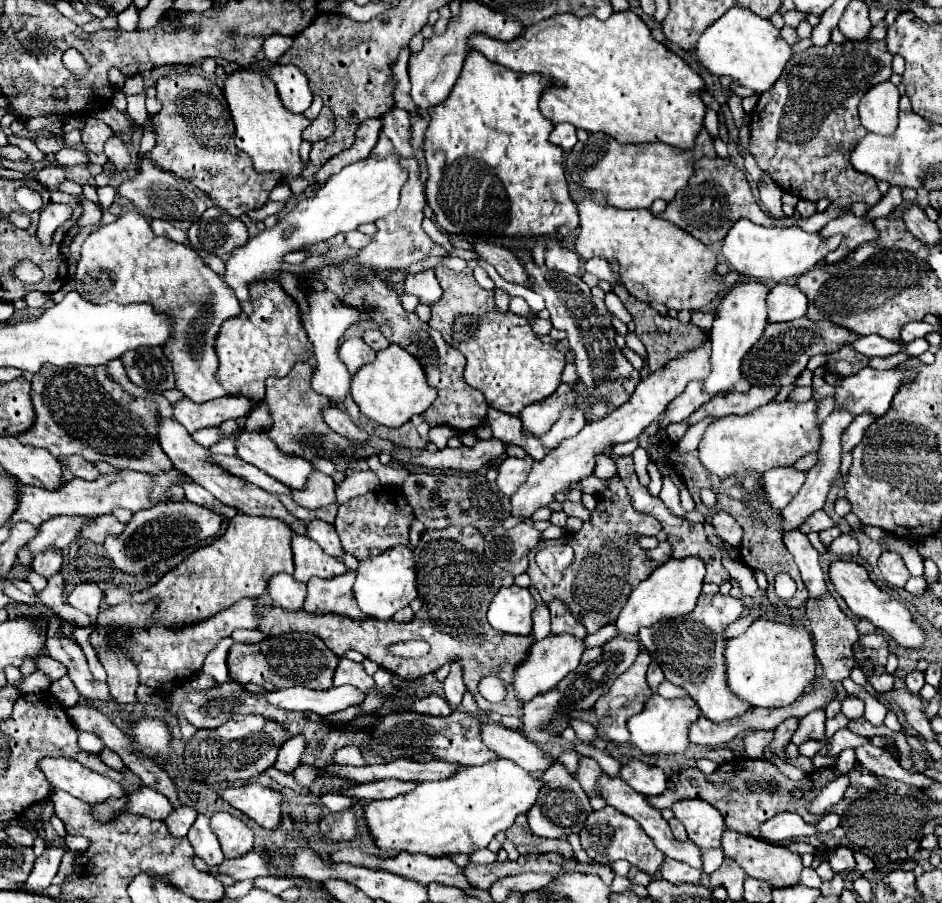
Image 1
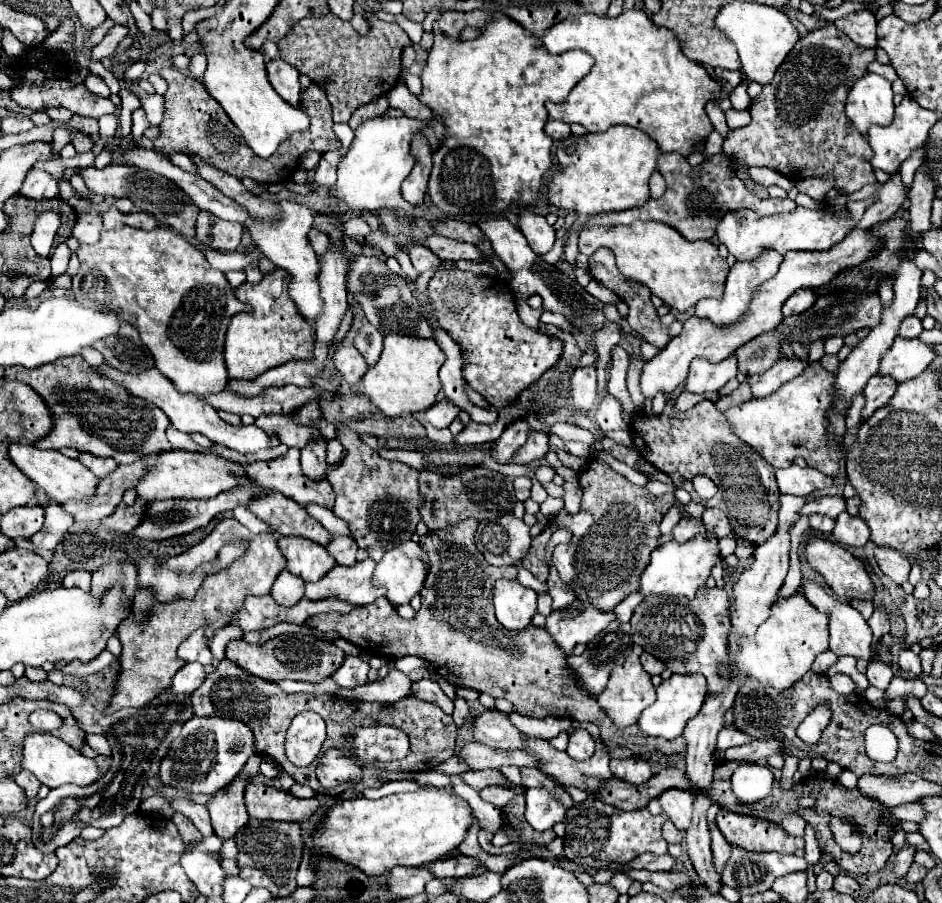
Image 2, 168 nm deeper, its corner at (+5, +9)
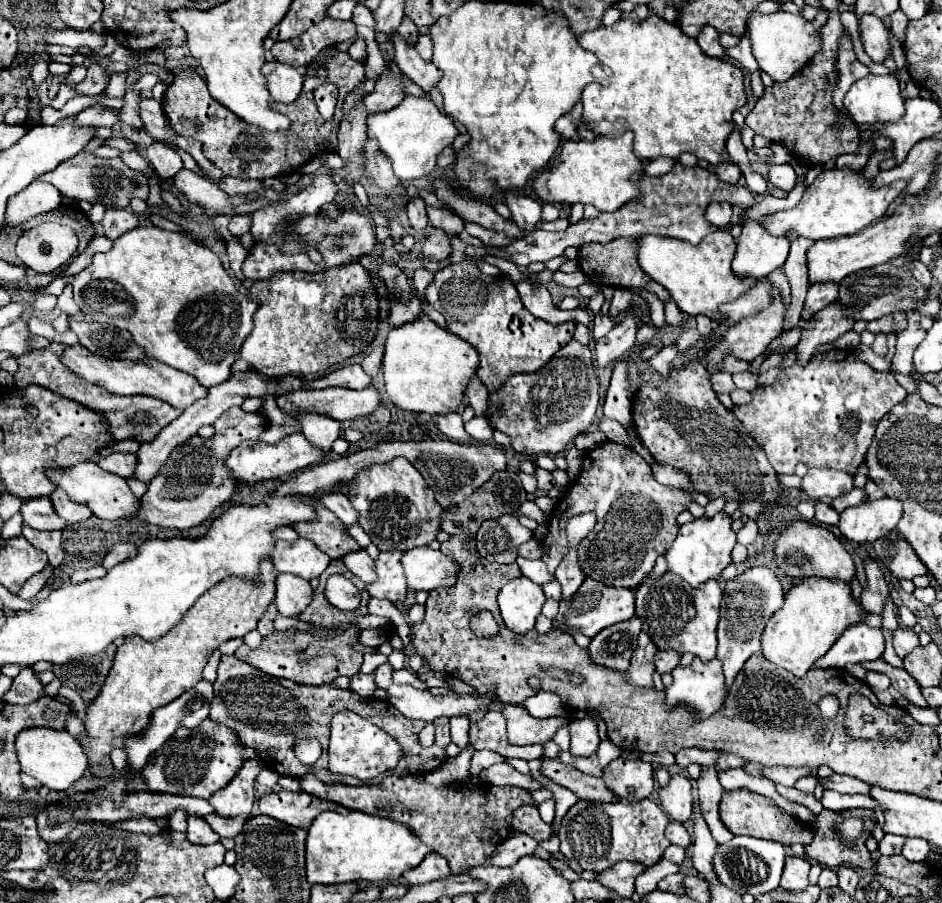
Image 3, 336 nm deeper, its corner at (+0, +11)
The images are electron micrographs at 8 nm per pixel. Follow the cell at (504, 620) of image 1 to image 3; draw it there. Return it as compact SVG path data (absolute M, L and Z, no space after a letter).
M527 577L511 579L499 593L501 617L513 633L527 633L535 627L537 615L545 603L543 589Z

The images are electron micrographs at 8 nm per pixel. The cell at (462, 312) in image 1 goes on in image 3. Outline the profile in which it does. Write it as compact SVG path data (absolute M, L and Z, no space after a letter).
M467 259L437 271L433 283L425 291L425 299L445 317L451 333L461 335L461 339L479 351L481 363L477 377L489 391L501 387L503 381L515 373L531 373L541 369L541 365L545 365L563 345L573 339L575 331L575 321L551 325L533 317L523 307L515 283L507 275L489 277L481 273L475 261Z

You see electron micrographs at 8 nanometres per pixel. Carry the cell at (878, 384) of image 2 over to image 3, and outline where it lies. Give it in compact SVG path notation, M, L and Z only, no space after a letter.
M909 311L907 327L901 333L897 333L897 351L891 365L903 375L911 375L913 353L917 345L925 339L925 329L919 323L921 323L921 315L917 311Z

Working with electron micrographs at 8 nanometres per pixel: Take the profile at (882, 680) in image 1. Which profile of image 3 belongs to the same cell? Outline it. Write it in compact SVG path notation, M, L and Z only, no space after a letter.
M873 671L867 673L865 683L871 687L873 693L877 693L877 691L885 691L885 689L889 689L889 685L891 685L889 677L885 677L883 673L873 673Z

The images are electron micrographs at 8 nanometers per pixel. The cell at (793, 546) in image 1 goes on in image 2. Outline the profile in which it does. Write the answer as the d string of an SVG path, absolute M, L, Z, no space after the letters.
M806 579L802 585L806 599L822 613L830 617L830 649L836 655L852 655L856 659L872 661L870 641L872 631L864 617L846 601L836 601L828 595L822 585L812 579Z

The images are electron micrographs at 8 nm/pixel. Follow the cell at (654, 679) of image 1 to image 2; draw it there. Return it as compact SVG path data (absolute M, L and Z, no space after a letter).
M642 653L642 667L644 667L644 671L648 673L648 675L660 675L666 667L664 667L664 663L660 661L660 659L656 659L656 657L652 657L650 653Z

